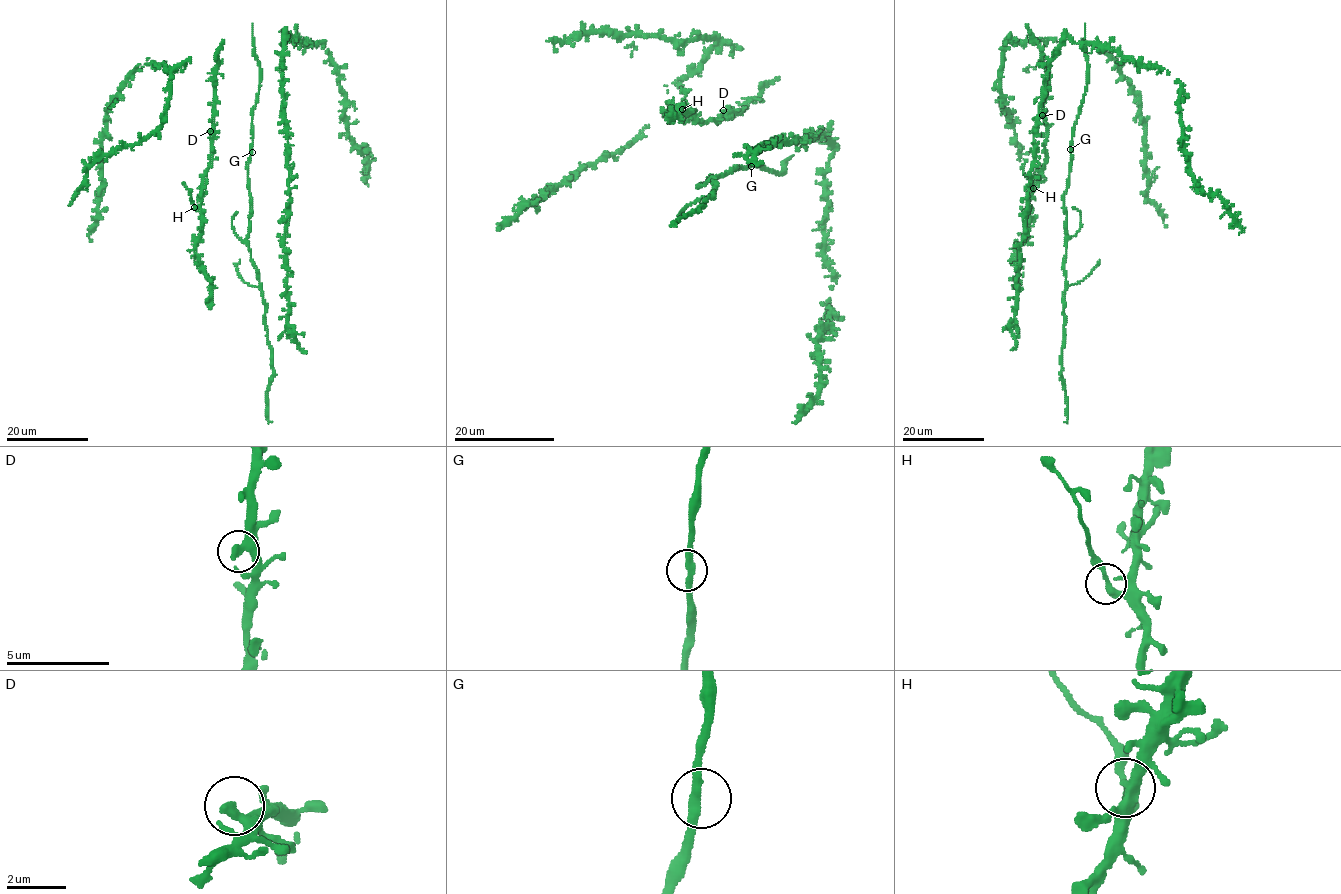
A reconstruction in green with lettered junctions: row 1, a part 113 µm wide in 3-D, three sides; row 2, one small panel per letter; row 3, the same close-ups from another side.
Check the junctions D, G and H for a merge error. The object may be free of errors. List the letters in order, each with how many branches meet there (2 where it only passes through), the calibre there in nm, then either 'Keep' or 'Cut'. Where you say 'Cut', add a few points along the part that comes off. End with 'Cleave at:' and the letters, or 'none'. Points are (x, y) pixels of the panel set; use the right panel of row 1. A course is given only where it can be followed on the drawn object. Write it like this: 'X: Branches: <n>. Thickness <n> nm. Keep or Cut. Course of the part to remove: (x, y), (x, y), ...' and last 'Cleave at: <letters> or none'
D: Branches: 2. Thickness 360 nm. Keep
G: Branches: 2. Thickness 300 nm. Keep
H: Branches: 2. Thickness 280 nm. Cut. Course of the part to remove: (1033, 188), (1023, 172), (1025, 159)
Cleave at: H

